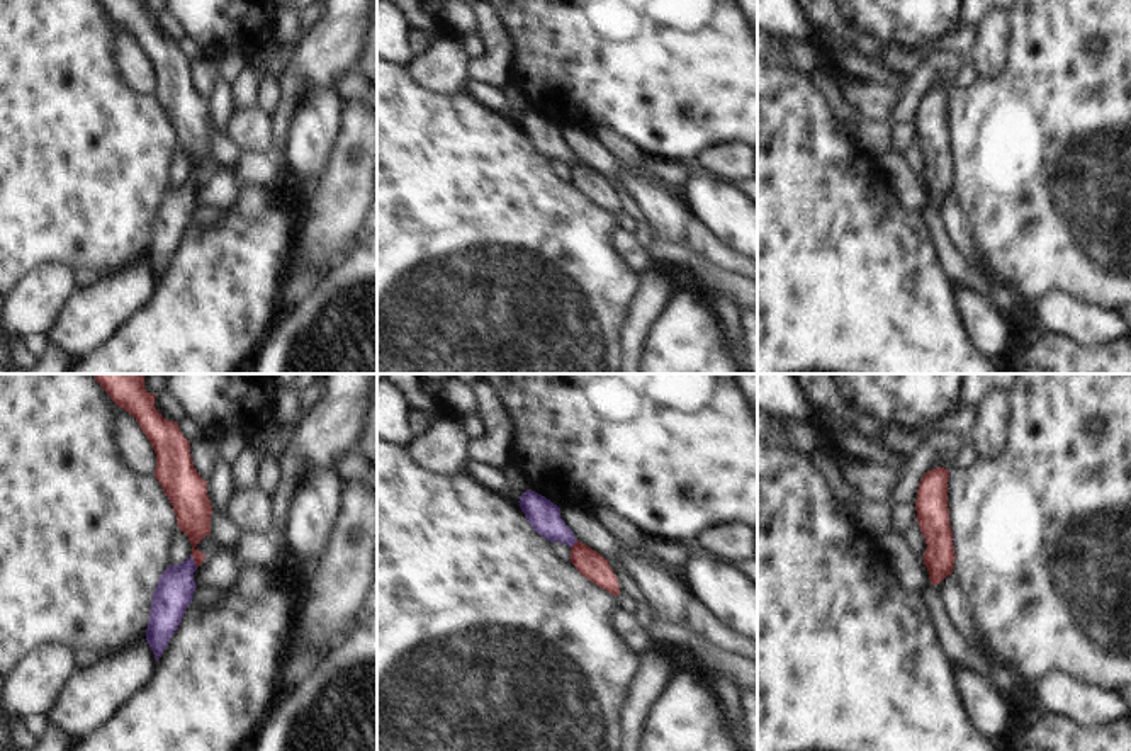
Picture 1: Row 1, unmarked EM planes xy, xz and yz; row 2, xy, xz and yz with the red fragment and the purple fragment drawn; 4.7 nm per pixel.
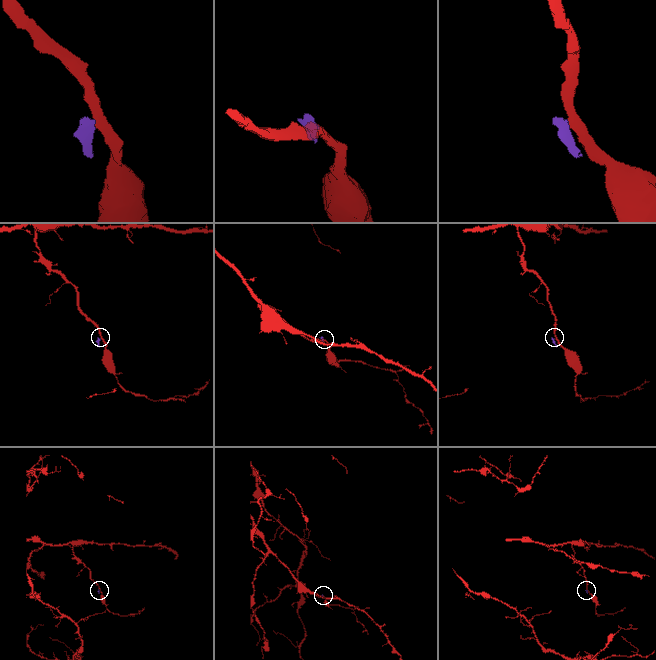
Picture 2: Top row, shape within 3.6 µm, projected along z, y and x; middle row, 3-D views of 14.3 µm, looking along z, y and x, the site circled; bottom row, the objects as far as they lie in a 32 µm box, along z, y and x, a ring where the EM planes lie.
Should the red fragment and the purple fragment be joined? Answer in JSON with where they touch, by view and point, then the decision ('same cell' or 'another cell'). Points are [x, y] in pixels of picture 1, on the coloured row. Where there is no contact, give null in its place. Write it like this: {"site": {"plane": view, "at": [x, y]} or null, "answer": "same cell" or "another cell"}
{"site": {"plane": "xy", "at": [196, 563]}, "answer": "another cell"}

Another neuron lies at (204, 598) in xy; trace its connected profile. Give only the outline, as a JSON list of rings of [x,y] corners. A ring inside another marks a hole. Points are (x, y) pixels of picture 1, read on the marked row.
[[[197,586],[192,595],[192,603],[202,610],[209,610],[224,596],[224,593],[226,590]]]

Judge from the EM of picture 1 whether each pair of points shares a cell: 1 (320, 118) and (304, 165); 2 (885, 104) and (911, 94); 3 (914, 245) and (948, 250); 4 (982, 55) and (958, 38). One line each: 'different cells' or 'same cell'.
1: same cell
2: different cells
3: different cells
4: different cells

